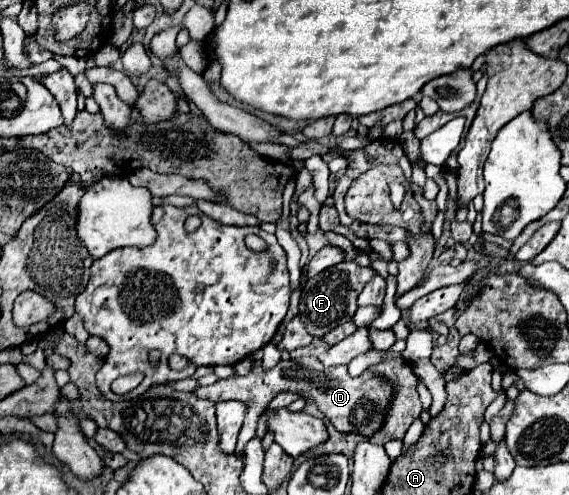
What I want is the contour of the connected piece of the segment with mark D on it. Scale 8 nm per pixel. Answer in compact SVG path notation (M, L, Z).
M305 356L299 360L279 360L279 364L263 372L261 366L253 368L247 376L233 376L227 380L217 380L211 386L199 386L193 390L197 398L207 398L213 402L219 400L241 400L247 404L247 412L240 430L235 452L244 453L246 444L256 436L259 416L268 407L272 399L282 391L299 392L305 398L311 398L317 408L325 414L325 418L339 430L339 432L357 432L361 436L371 436L375 430L381 428L385 410L389 404L389 382L377 378L371 372L363 372L357 378L347 374L347 366L321 366L317 358Z

